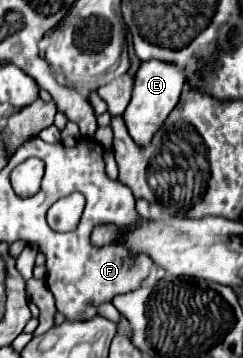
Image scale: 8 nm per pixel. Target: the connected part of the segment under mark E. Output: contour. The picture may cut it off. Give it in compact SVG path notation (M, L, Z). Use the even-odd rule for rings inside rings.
M157 59L141 63L141 67L135 75L133 97L131 97L131 101L129 101L129 105L123 113L123 119L127 123L127 131L137 145L147 147L147 143L151 143L155 131L159 131L159 127L163 127L167 115L179 103L183 83L185 83L183 71L177 65L169 65L169 63L163 63L163 61L157 61Z

